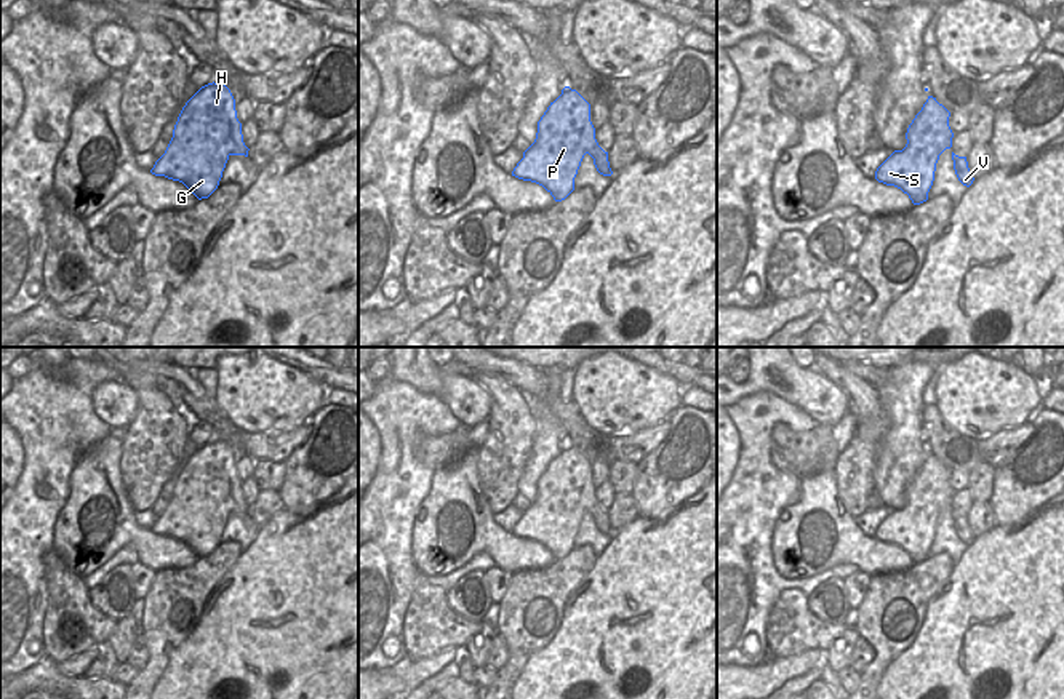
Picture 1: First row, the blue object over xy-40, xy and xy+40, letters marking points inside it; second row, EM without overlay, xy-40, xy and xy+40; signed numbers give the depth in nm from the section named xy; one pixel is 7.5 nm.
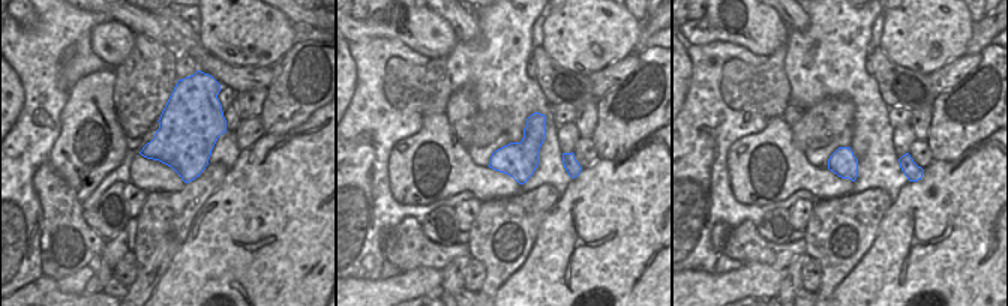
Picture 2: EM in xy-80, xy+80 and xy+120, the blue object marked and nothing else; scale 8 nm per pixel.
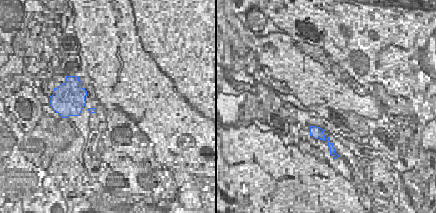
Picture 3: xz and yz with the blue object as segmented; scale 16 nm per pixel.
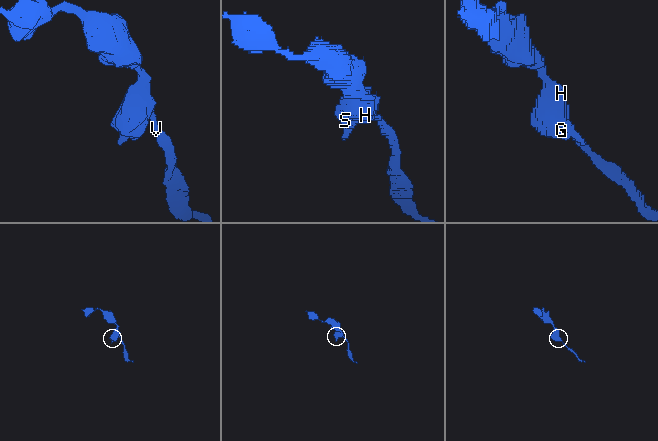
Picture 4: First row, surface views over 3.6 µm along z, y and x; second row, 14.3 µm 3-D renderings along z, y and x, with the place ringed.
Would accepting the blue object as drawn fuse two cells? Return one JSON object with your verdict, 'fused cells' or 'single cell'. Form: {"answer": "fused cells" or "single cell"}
{"answer": "single cell"}

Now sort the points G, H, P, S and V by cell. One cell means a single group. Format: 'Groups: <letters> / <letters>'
Groups: G H P S V.

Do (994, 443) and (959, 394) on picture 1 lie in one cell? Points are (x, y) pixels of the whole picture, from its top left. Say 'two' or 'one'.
two

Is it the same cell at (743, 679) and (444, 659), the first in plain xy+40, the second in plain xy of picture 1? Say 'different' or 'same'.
same

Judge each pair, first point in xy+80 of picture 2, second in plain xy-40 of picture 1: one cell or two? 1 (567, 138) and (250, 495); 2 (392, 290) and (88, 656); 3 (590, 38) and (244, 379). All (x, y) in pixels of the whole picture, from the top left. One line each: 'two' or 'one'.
1: one
2: one
3: one

